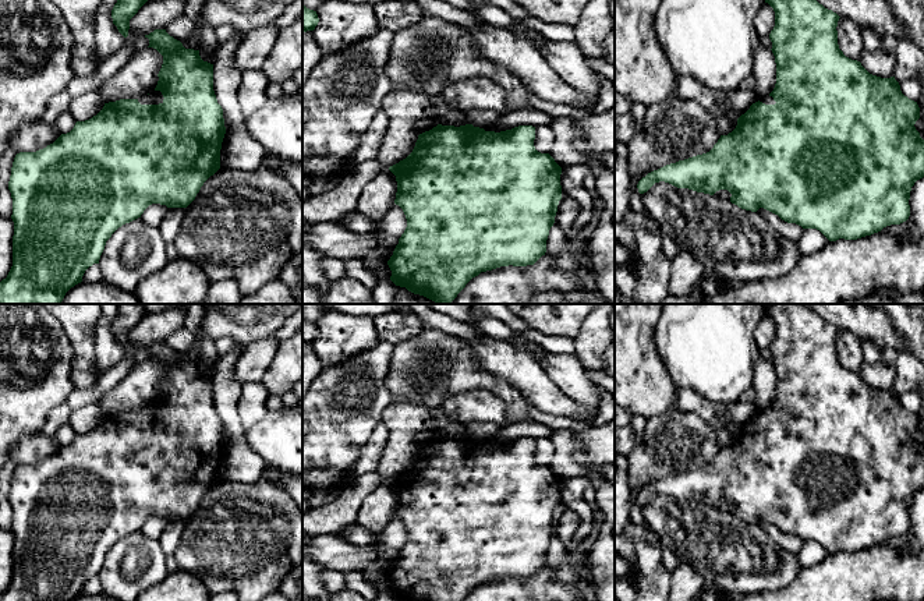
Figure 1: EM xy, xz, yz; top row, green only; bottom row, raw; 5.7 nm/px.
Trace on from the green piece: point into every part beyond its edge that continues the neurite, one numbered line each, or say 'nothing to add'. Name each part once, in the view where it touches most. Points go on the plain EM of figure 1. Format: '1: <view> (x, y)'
1: xy (155, 409)

